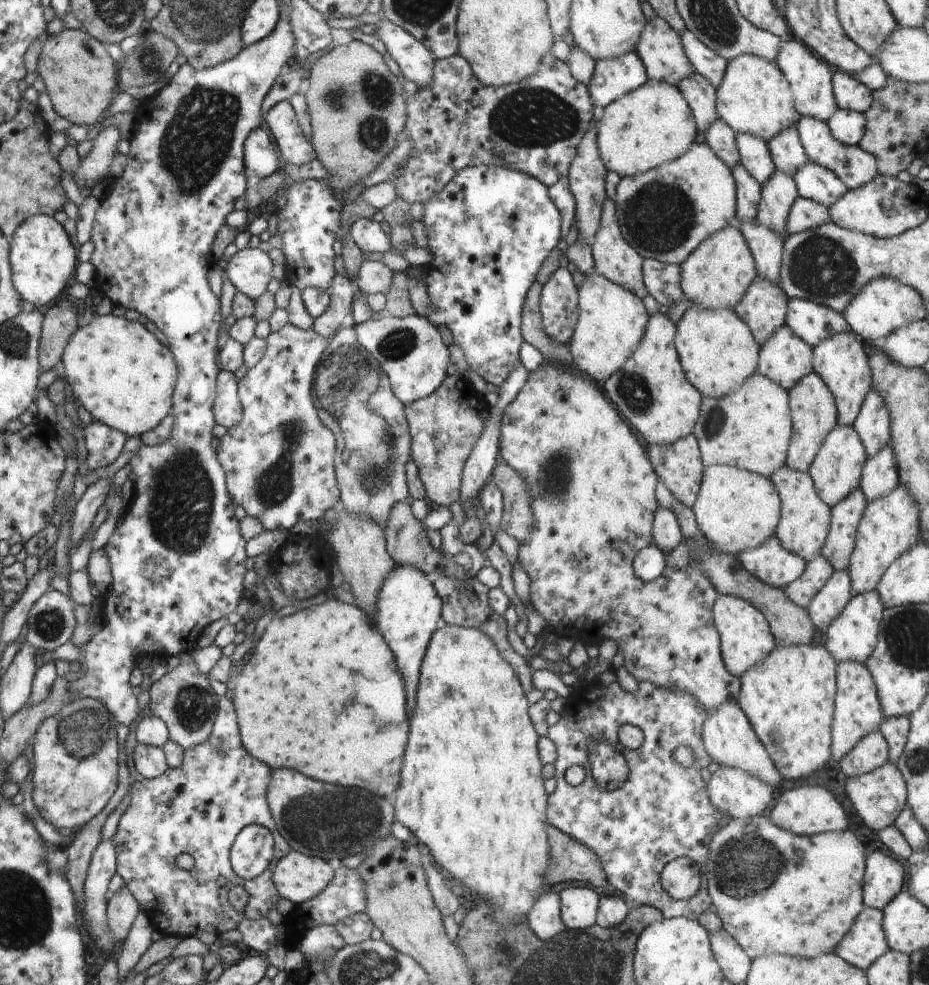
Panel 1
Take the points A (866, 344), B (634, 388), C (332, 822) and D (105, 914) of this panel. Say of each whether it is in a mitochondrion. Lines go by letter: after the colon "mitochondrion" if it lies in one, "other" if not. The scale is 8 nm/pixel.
A: other
B: mitochondrion
C: mitochondrion
D: other

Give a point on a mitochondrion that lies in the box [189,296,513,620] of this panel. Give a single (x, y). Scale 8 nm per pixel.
(350, 386)

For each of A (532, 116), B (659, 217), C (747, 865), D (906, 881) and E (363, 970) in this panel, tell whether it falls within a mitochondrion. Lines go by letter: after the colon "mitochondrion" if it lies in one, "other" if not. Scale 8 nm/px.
A: mitochondrion
B: mitochondrion
C: mitochondrion
D: other
E: mitochondrion

